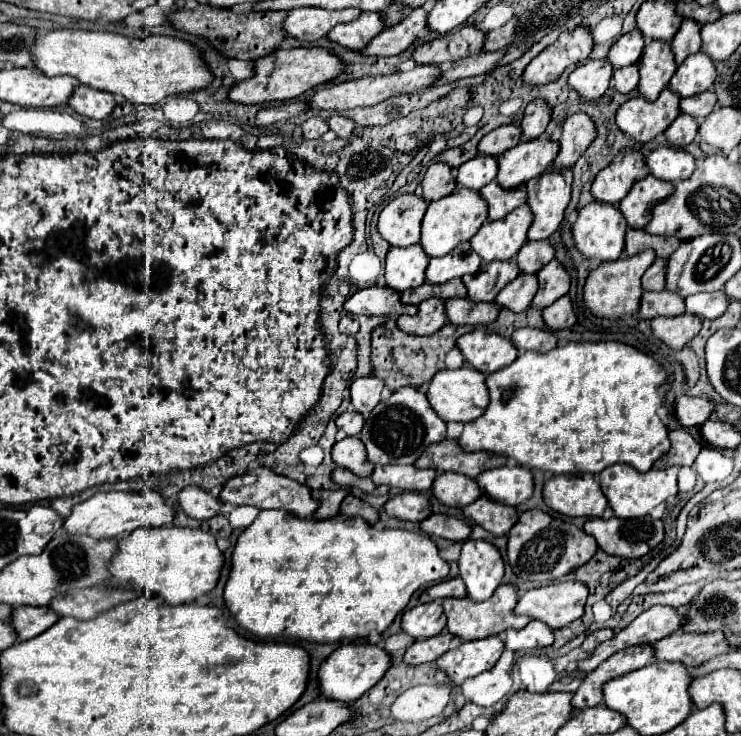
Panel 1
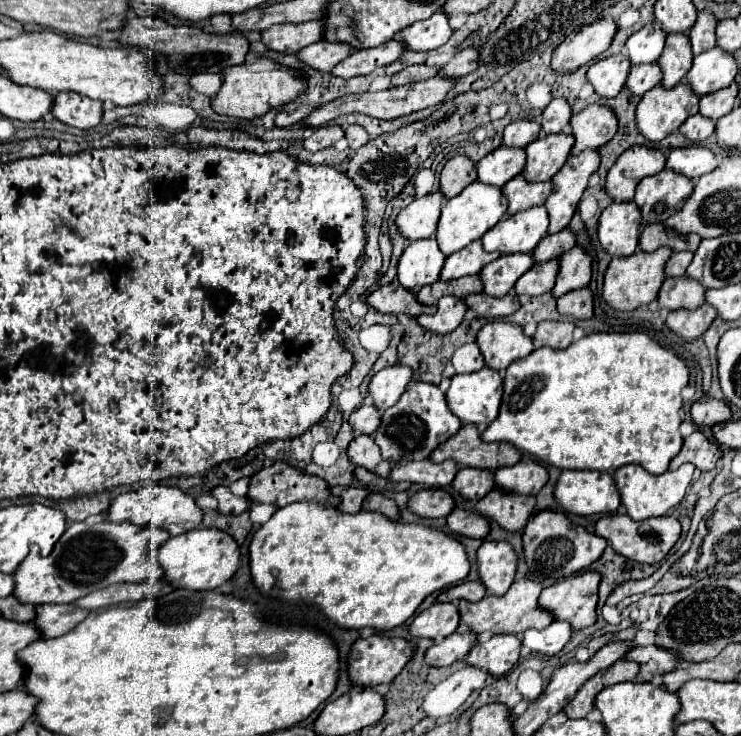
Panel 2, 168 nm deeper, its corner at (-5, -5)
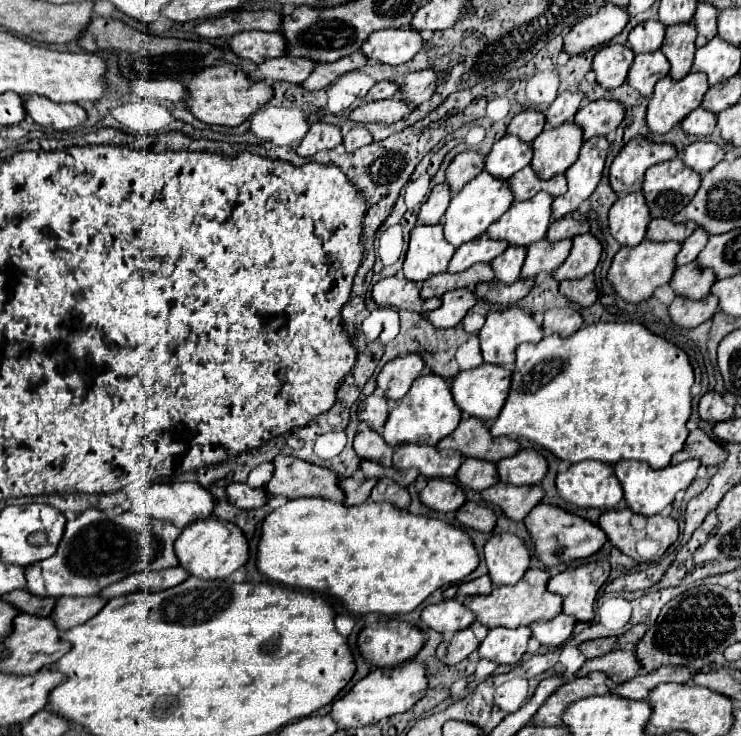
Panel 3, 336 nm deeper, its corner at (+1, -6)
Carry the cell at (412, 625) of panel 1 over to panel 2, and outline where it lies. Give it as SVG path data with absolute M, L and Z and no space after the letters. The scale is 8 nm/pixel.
M435 603L429 609L421 611L413 623L409 625L409 633L413 637L427 639L445 639L459 625L459 611L455 603Z

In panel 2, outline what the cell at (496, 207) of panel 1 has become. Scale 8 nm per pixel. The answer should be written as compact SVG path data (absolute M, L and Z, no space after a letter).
M521 175L513 177L501 187L501 193L507 199L507 215L515 215L535 205L543 205L549 191L551 191L549 181L547 183L525 183Z

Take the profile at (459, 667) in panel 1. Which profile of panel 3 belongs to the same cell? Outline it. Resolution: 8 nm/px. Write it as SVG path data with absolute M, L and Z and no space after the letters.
M529 626L491 628L487 638L479 644L479 658L487 658L497 664L517 664L521 656L527 652L529 640L531 640Z

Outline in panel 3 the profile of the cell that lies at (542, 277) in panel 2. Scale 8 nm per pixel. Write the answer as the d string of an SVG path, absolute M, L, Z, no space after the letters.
M547 238L535 242L527 250L527 258L521 270L521 276L537 276L539 272L551 272L557 270L559 264L565 262L571 250L571 240L559 240L549 242Z

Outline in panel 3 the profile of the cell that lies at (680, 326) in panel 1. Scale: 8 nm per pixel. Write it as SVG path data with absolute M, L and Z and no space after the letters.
M709 294L701 300L689 300L685 296L677 296L673 300L673 304L669 306L669 314L675 324L679 324L683 328L695 328L695 326L707 322L709 318L713 318L717 308L719 308L719 300L713 294Z

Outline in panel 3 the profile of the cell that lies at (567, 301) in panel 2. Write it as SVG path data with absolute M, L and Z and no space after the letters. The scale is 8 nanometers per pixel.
M589 274L589 276L577 278L577 280L563 280L561 282L561 294L575 300L581 306L591 306L597 300L595 276Z

